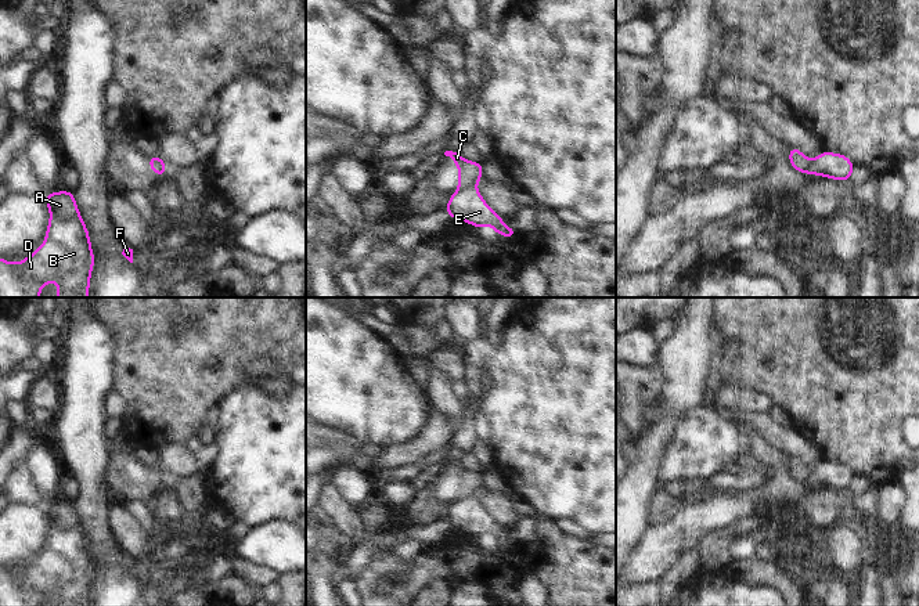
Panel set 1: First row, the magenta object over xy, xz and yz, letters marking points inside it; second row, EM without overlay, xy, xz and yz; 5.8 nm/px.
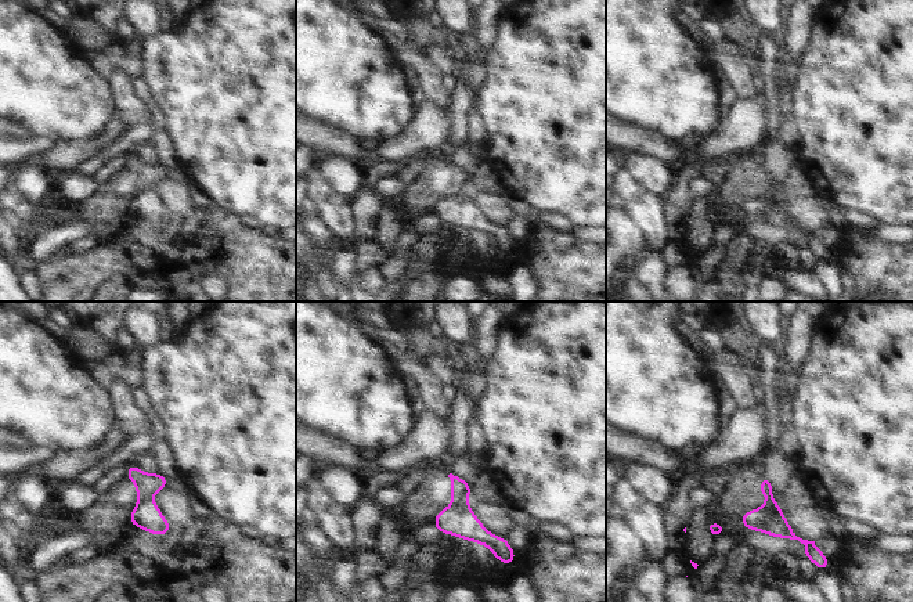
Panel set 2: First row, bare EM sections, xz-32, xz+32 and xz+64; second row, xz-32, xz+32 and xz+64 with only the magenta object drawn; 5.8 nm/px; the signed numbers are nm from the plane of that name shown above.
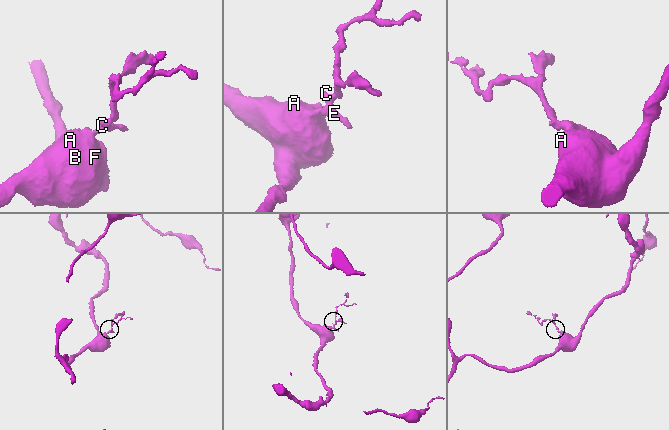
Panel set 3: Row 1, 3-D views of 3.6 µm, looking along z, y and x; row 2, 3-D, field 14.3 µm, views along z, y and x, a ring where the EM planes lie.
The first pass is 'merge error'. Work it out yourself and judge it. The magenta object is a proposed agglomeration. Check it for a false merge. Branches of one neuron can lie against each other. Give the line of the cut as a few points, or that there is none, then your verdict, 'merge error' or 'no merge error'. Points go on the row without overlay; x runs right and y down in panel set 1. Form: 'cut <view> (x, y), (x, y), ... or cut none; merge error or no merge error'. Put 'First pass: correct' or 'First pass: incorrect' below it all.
cut xz (475, 494), (458, 497); merge error
First pass: correct

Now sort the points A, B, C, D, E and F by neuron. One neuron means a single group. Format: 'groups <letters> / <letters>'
groups A B D E F / C

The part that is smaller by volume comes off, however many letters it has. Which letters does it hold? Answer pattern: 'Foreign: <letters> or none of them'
Foreign: C

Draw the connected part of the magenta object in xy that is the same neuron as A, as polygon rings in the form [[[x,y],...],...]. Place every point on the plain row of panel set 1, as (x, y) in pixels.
[[[68,499],[51,501],[43,508],[50,520],[44,553],[19,573],[8,573],[0,567],[0,606],[40,606],[42,596],[53,591],[58,592],[55,606],[89,606],[95,567],[76,508]]]

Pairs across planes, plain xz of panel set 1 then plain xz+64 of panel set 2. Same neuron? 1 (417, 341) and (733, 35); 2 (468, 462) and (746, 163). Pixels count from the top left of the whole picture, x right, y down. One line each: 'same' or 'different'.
1: same
2: different

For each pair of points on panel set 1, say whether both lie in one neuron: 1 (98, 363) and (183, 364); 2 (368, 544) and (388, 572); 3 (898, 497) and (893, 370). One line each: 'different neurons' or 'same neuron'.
1: different neurons
2: different neurons
3: different neurons

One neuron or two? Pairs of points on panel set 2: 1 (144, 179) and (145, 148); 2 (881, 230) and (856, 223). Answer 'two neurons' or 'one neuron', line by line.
1: two neurons
2: one neuron

